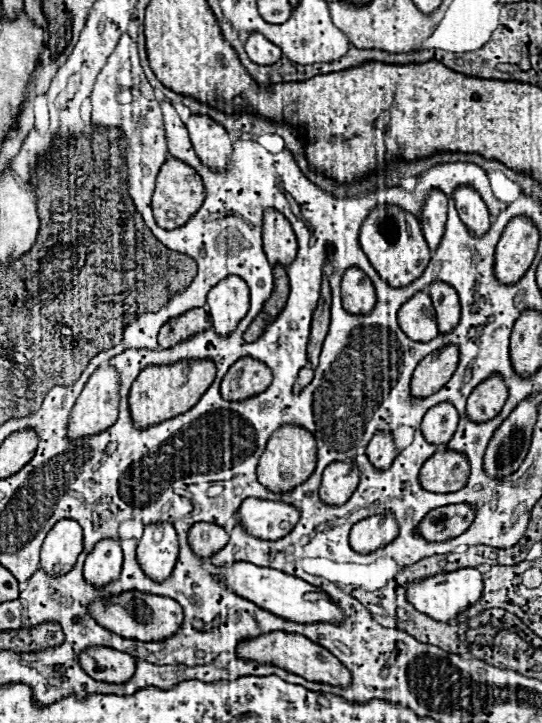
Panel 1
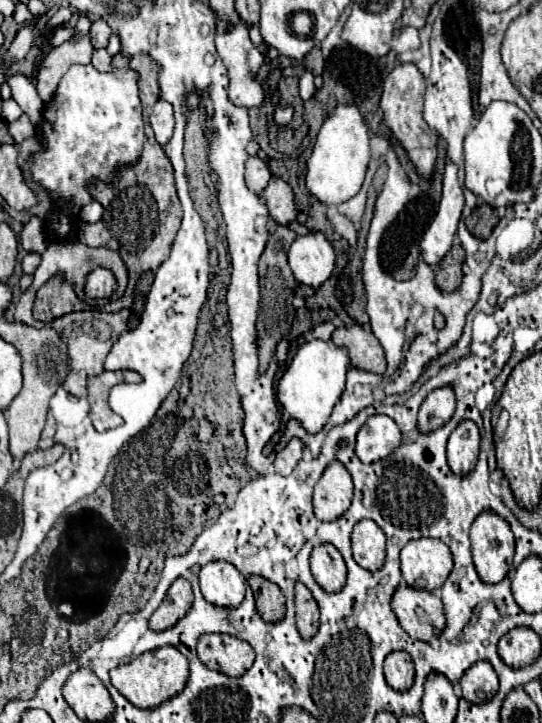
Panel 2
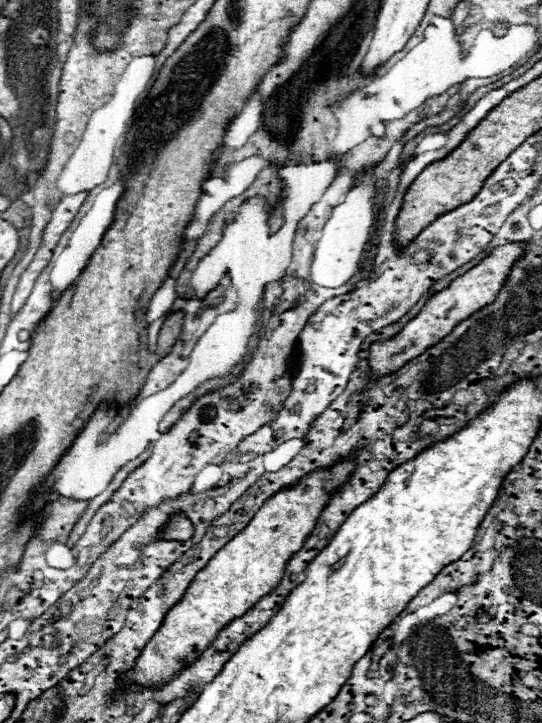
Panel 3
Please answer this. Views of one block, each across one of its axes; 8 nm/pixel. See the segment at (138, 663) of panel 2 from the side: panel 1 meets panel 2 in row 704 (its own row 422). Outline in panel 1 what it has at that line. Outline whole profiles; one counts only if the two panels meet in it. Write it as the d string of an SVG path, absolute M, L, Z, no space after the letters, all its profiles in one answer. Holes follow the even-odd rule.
M180 360L176 364L152 364L146 366L130 388L130 414L136 426L148 428L172 416L184 414L190 410L200 396L212 386L216 378L216 364L212 360Z

